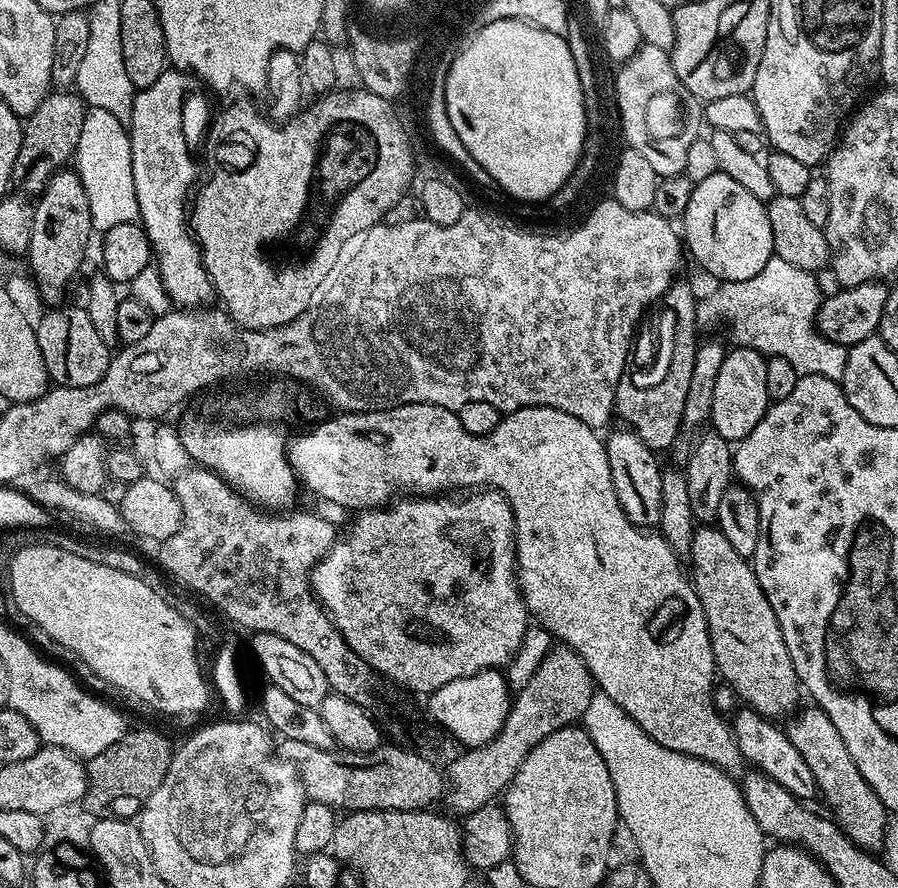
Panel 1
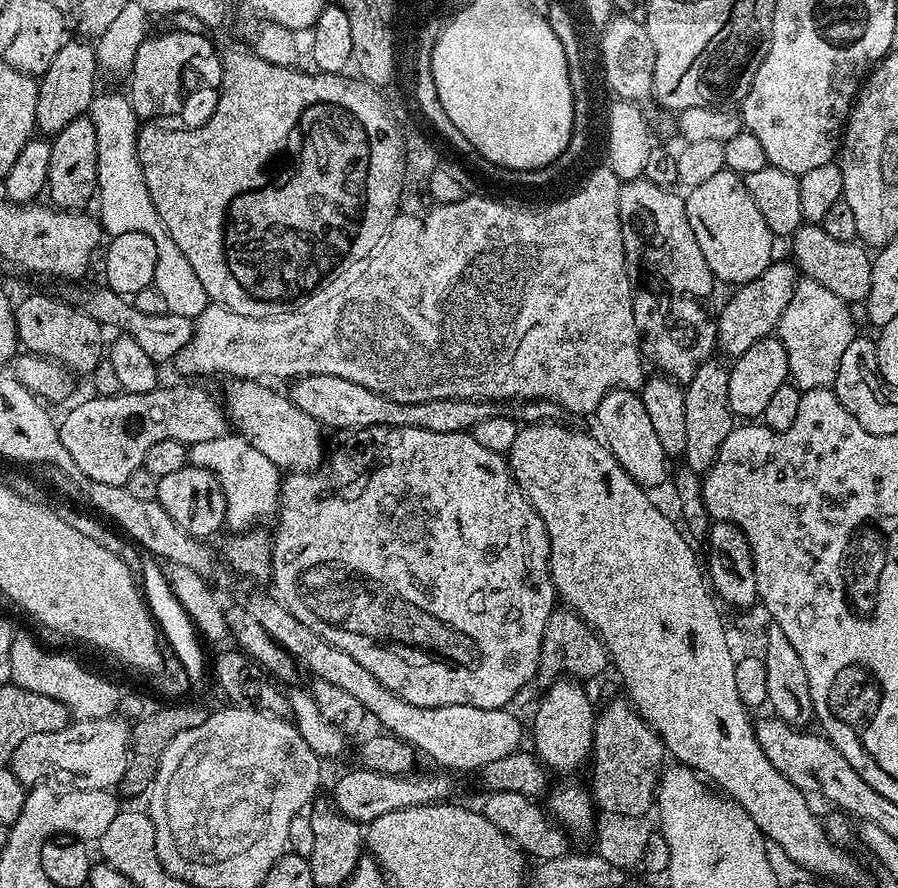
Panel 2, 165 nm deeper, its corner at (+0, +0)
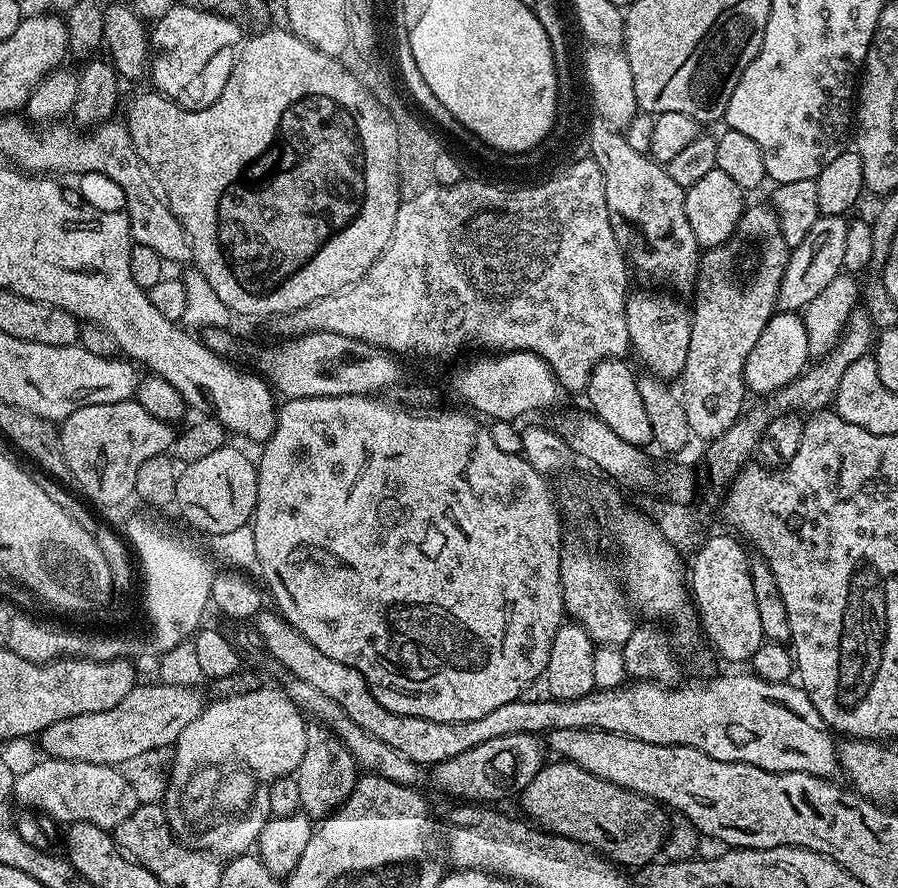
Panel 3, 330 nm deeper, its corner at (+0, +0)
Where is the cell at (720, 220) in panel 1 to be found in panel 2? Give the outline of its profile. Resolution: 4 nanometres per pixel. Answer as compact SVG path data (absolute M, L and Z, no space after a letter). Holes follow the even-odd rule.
M727 170L714 174L707 182L702 182L702 186L691 189L684 196L684 205L690 230L694 230L694 238L698 238L698 247L706 257L706 266L710 266L717 281L725 280L731 286L739 286L758 278L758 274L762 274L762 270L773 263L772 231L770 226L766 226L766 218L762 218L758 206L754 206L754 198L750 198L750 190L746 190L743 176Z

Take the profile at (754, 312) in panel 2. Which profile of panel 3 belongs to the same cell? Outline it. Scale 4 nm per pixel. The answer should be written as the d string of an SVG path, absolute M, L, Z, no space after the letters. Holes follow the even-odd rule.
M821 215L814 222L810 234L802 238L797 248L791 249L776 298L779 311L799 313L810 302L814 302L814 298L818 298L818 294L822 294L822 290L826 290L826 286L830 286L836 276L841 275L848 225L849 221L845 217Z

